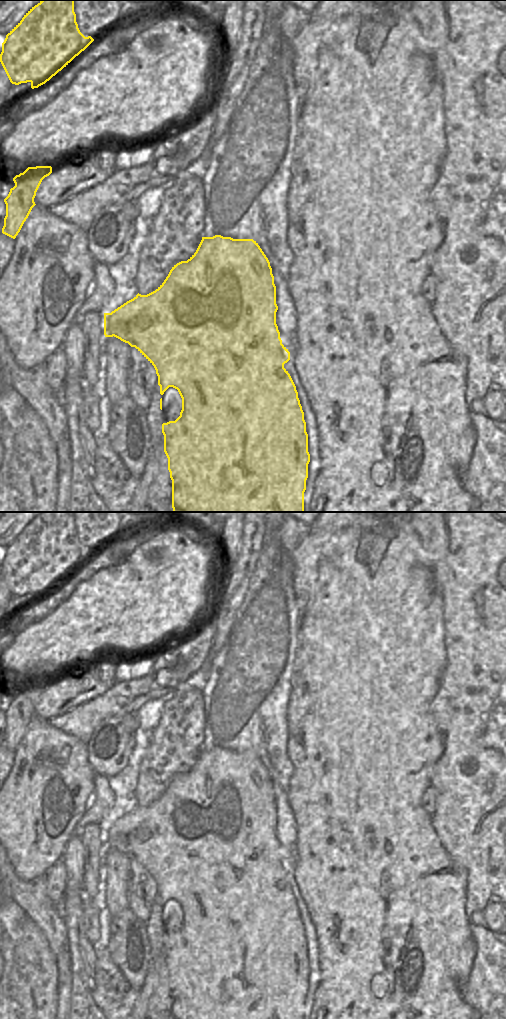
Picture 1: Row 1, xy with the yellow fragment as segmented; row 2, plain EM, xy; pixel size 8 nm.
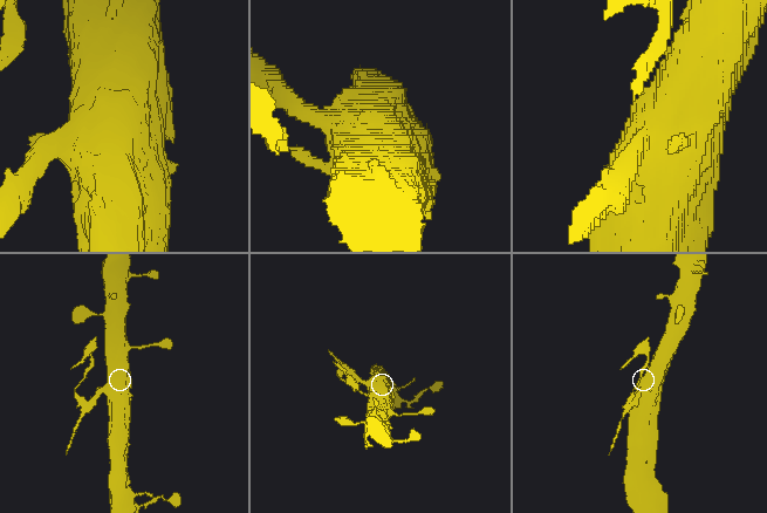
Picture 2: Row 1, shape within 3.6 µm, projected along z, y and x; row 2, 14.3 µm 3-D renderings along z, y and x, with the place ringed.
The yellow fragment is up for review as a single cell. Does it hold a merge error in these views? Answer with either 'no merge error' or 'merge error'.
merge error

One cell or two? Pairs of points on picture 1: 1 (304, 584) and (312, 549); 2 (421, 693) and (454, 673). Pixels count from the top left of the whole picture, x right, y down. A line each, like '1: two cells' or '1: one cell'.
1: one cell
2: two cells

